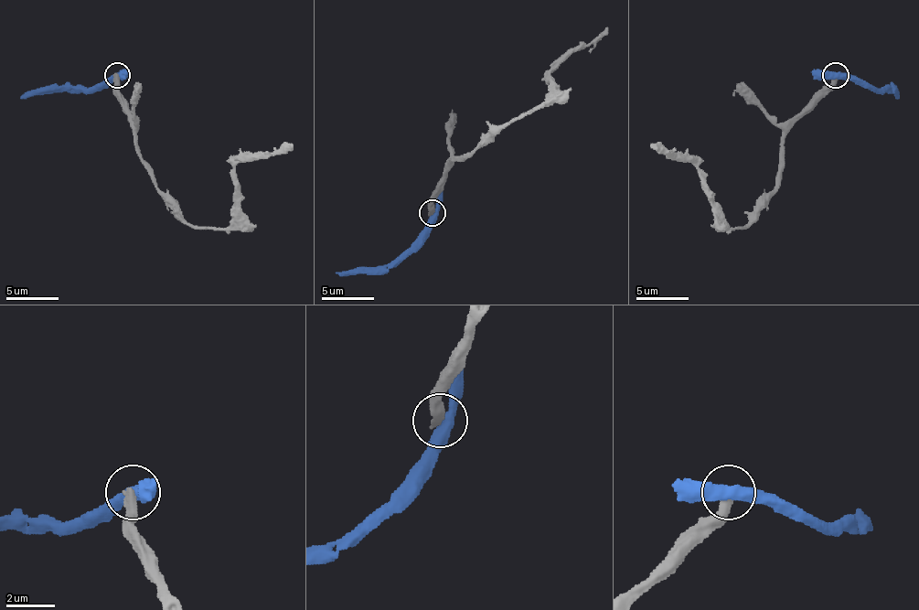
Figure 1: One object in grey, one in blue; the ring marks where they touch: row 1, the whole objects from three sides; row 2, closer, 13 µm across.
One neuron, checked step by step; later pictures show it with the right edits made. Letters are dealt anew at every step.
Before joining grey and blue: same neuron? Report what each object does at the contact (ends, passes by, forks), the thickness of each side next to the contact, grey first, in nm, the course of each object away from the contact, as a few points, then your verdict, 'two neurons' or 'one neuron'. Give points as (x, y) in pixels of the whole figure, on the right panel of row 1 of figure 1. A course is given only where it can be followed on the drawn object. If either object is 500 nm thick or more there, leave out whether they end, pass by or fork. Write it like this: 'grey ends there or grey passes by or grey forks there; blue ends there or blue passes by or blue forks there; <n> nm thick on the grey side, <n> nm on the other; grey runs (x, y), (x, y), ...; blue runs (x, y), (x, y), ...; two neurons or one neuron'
grey ends there; blue passes by; 440 nm thick on the grey side, 460 nm on the other; grey runs (835, 75), (788, 130), (775, 192), (743, 226), (731, 229), (694, 166), (660, 154), (650, 143); blue runs (835, 75), (849, 75), (874, 88), (890, 88), (895, 99); two neurons

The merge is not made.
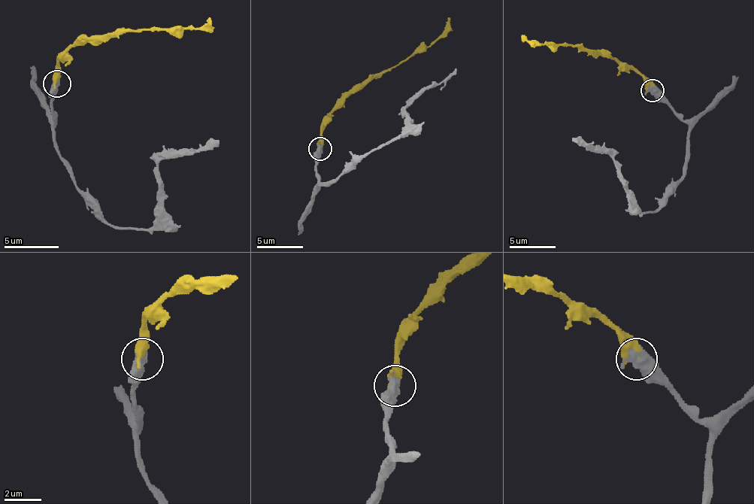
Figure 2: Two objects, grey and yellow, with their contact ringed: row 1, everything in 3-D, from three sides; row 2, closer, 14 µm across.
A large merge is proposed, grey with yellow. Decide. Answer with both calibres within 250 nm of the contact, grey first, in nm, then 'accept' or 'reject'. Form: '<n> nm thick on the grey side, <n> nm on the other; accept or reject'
700 nm thick on the grey side, 240 nm on the other; accept

